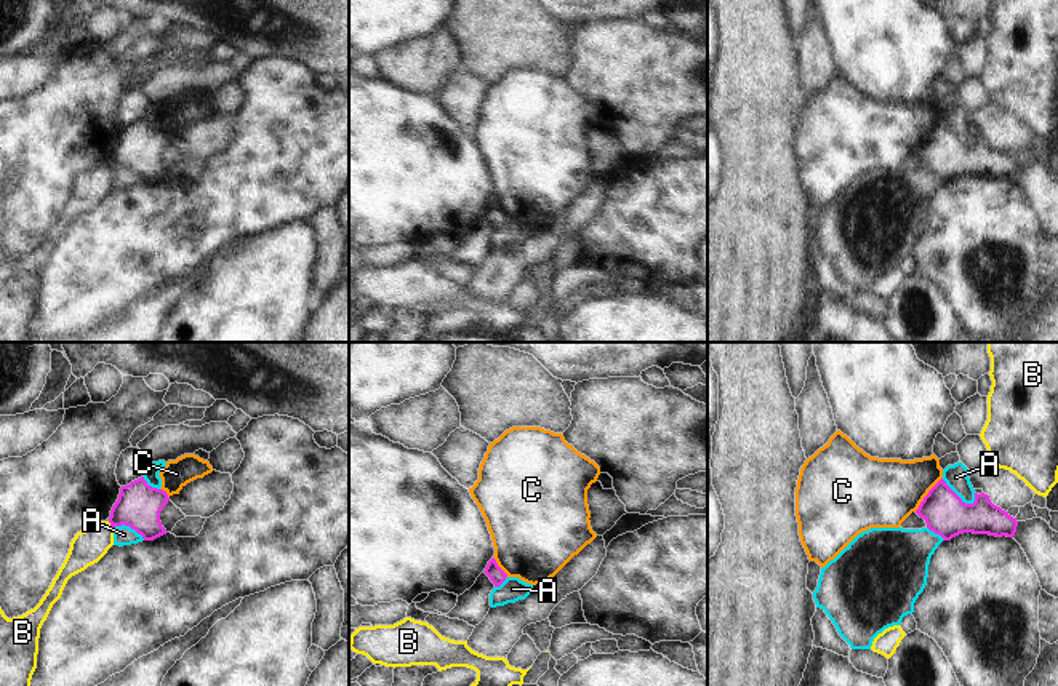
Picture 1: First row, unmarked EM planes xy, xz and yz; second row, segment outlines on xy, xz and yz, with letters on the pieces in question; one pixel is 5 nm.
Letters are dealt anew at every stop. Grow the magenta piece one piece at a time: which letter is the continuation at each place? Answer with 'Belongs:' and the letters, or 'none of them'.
Belongs: none of them

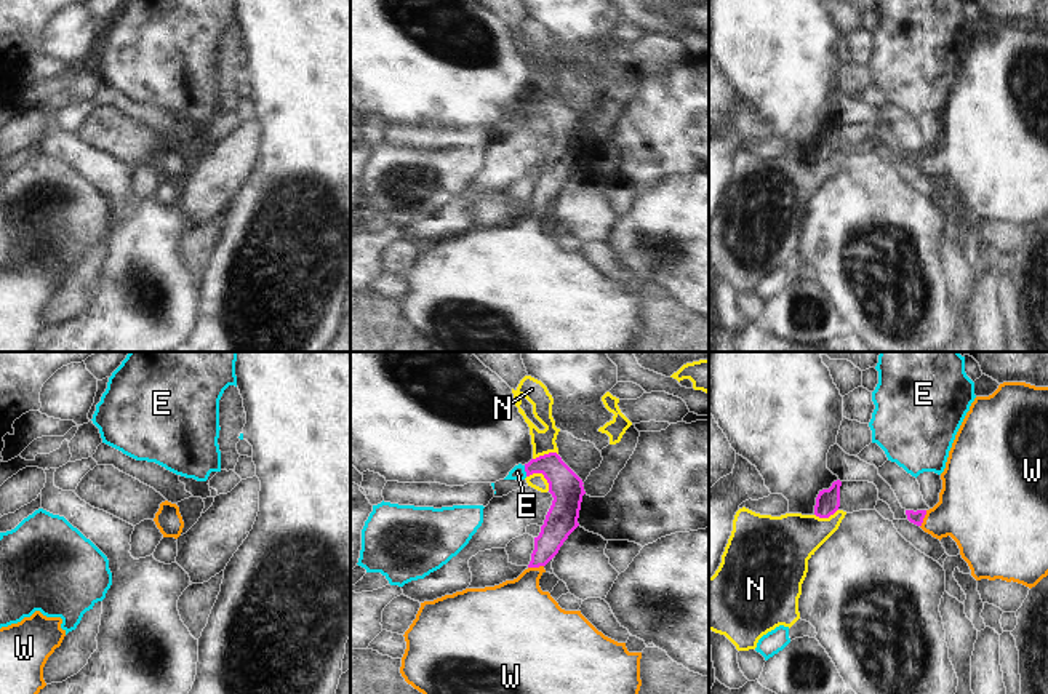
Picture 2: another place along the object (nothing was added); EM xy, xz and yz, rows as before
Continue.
Belongs: W

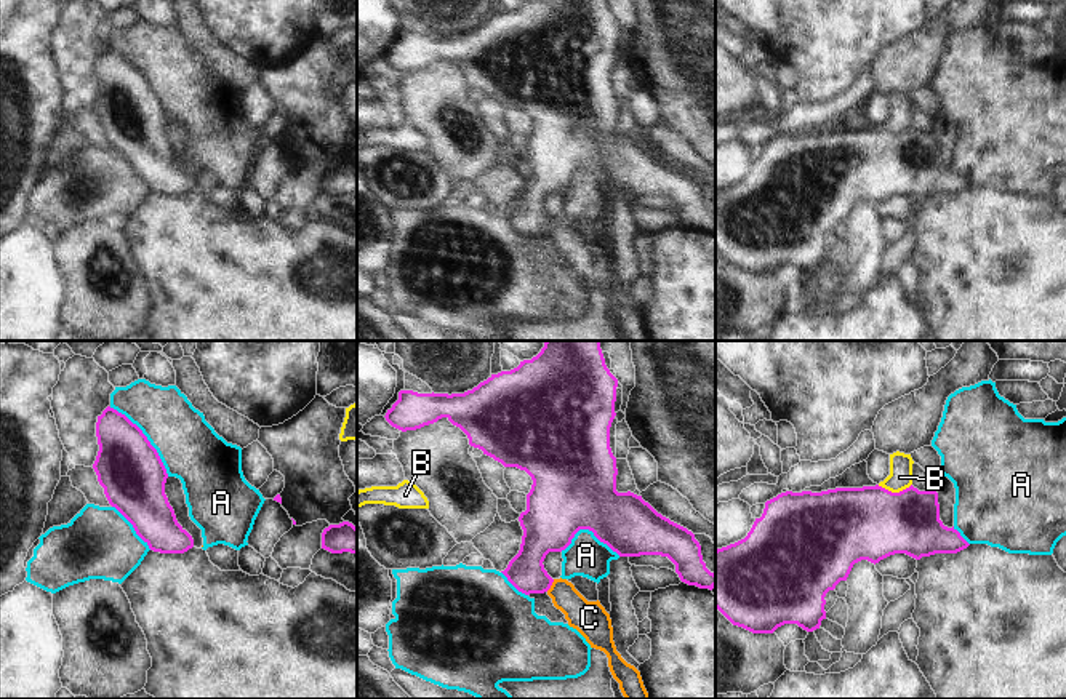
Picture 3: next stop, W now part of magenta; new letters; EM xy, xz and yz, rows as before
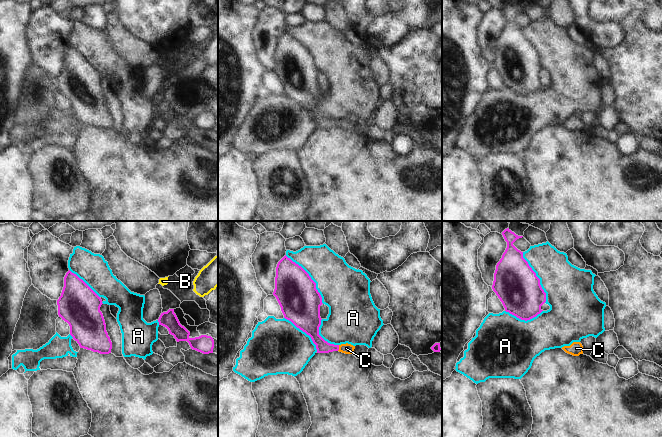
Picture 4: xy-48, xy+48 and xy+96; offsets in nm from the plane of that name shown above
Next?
Belongs: C

